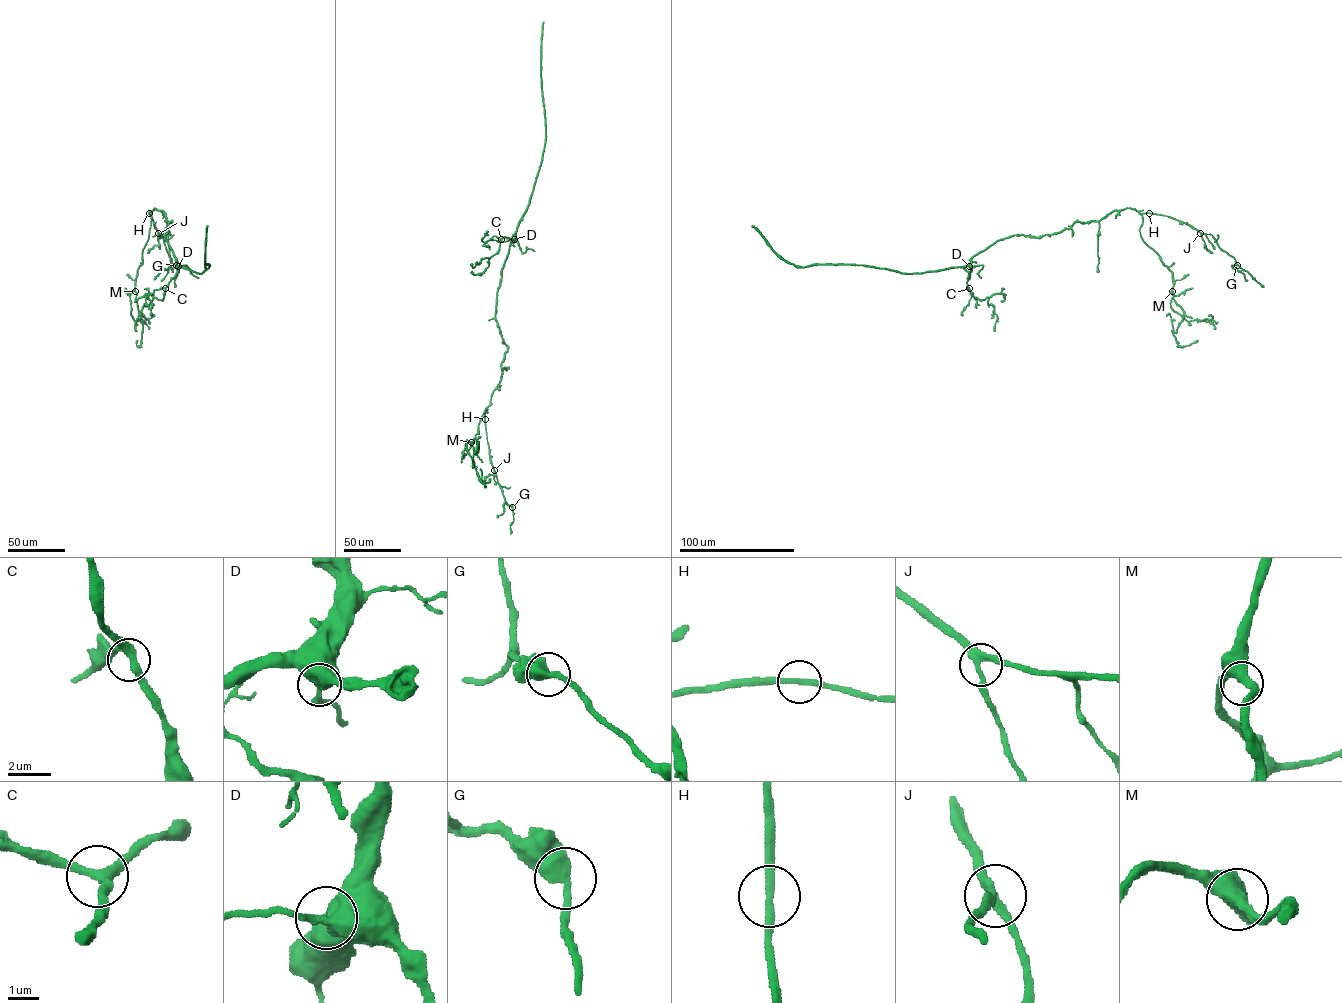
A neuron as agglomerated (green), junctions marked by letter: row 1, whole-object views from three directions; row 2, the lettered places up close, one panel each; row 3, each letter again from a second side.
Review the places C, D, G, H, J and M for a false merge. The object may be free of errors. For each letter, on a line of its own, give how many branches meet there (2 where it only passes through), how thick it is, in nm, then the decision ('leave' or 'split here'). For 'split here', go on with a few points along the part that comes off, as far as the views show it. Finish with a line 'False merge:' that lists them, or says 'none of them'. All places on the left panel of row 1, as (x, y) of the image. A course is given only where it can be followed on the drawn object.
C: 3 branches meet; 320 nm thick; leave
D: 2 branches meet; 400 nm thick; leave
G: 2 branches meet; 440 nm thick; leave
H: 2 branches meet; 260 nm thick; leave
J: 3 branches meet; 260 nm thick; leave
M: 2 branches meet; 480 nm thick; leave
False merge: none of them

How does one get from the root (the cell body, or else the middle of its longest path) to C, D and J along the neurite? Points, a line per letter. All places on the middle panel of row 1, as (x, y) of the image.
C: (496, 297), (509, 245), (515, 234), (513, 239), (501, 239)
D: (496, 297), (509, 245), (514, 239)
J: (496, 297), (495, 320), (507, 351), (501, 363), (501, 379), (485, 411), (490, 463), (494, 470)

